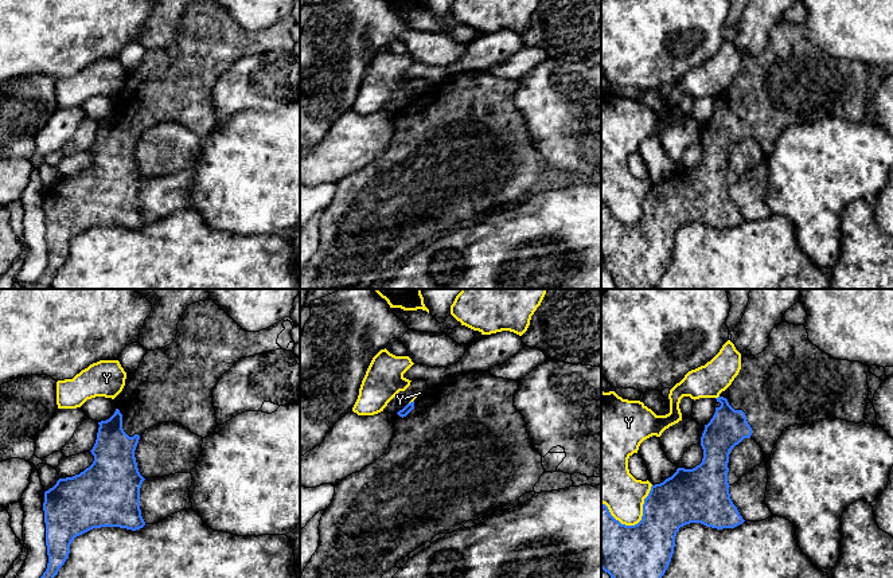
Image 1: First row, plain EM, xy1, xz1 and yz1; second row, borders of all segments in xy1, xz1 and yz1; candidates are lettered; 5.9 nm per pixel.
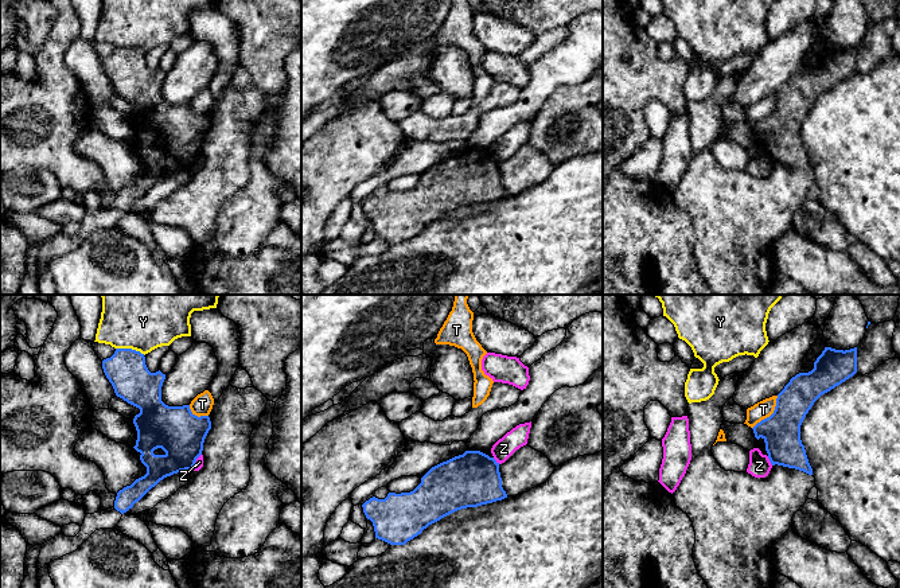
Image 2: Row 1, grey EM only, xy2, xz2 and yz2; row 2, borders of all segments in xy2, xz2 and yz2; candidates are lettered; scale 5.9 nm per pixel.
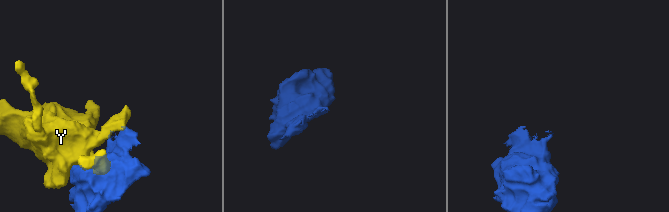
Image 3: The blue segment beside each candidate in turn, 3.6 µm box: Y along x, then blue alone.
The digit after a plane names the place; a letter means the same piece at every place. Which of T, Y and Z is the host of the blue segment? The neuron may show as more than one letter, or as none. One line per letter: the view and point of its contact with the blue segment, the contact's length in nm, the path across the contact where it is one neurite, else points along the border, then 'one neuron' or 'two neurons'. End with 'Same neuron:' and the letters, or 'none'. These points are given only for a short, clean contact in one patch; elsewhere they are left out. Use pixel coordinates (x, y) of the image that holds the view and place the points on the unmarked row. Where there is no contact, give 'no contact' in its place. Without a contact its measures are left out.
T: yz2 (771, 113) | 260 nm | along yz2 (778, 94), (775, 108), (752, 127) | two neurons
Y: yz1 (638, 222) | 320 nm | two neurons
Z: xy2 (195, 159) | 120 nm | along xy2 (201, 152), (191, 168) | two neurons
Same neuron: none

